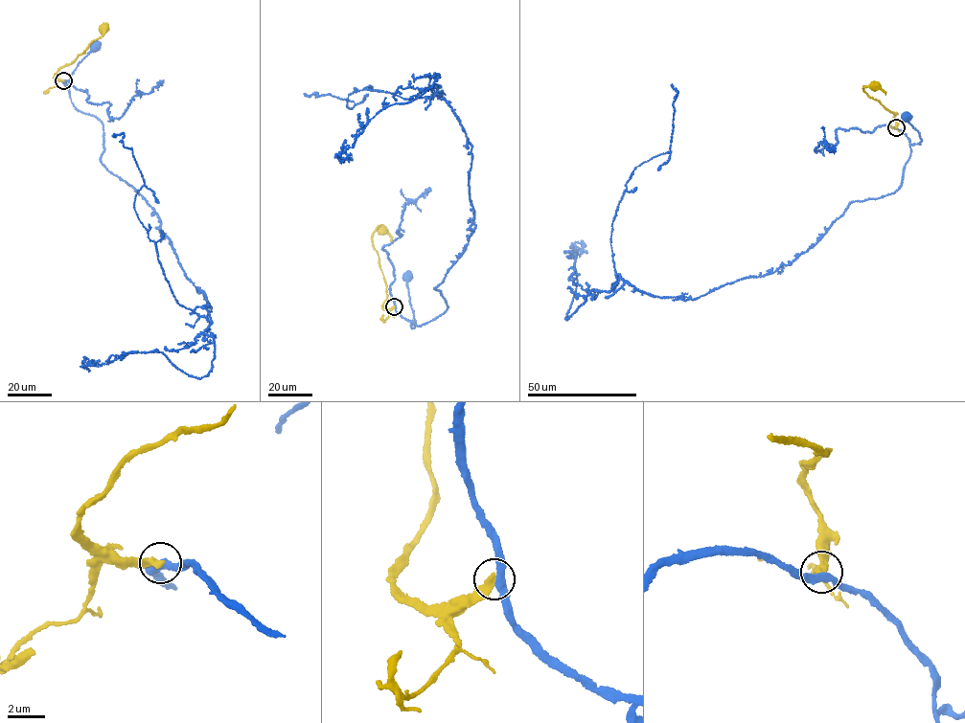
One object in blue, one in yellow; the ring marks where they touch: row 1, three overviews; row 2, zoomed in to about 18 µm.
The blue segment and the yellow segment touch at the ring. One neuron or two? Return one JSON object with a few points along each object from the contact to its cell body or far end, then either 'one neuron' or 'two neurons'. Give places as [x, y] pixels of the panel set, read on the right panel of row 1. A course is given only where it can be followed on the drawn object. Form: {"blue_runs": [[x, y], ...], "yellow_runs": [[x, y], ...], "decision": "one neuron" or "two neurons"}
{"blue_runs": [[896, 127], [908, 138], [910, 144], [919, 144], [919, 132], [907, 119], [909, 114], [907, 116]], "yellow_runs": [[896, 127], [894, 116], [897, 113], [863, 90], [863, 86], [874, 85]], "decision": "two neurons"}

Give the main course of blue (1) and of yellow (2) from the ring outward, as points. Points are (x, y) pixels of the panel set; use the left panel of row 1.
1: (63, 80), (66, 87), (64, 84), (78, 64), (92, 51), (93, 43), (94, 46)
2: (63, 80), (57, 80), (54, 75), (103, 34), (103, 29)

